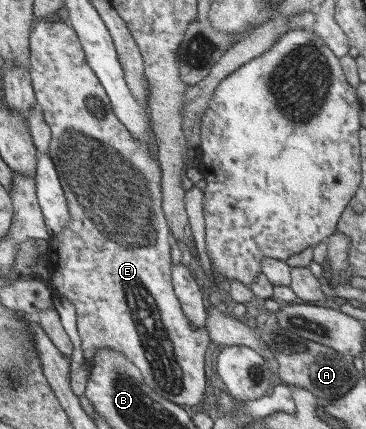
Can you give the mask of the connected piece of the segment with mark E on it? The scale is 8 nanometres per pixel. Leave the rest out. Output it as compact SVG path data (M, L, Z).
M54 16L37 19L29 34L29 43L31 56L28 76L34 90L36 105L41 108L44 122L49 127L48 156L55 168L59 185L65 195L67 212L69 212L69 221L66 228L59 234L53 234L49 237L46 262L50 264L51 275L48 275L46 283L51 288L53 296L66 298L73 304L76 314L76 330L81 341L81 352L89 367L91 359L98 354L99 350L113 348L113 350L123 352L137 368L141 368L143 380L155 394L178 405L195 406L195 404L203 404L203 400L207 400L207 396L209 396L207 392L211 392L207 388L207 384L211 384L211 380L207 380L207 376L211 376L211 372L207 372L207 352L211 352L212 342L207 328L204 326L195 328L194 325L190 324L188 316L183 312L183 303L178 300L177 294L174 292L171 267L175 266L175 237L174 231L166 225L163 215L162 167L159 164L159 159L151 156L153 144L131 137L129 131L113 115L113 108L111 108L111 102L107 98L105 88L101 86L99 78L94 76L86 63L76 32L65 21L56 20Z

